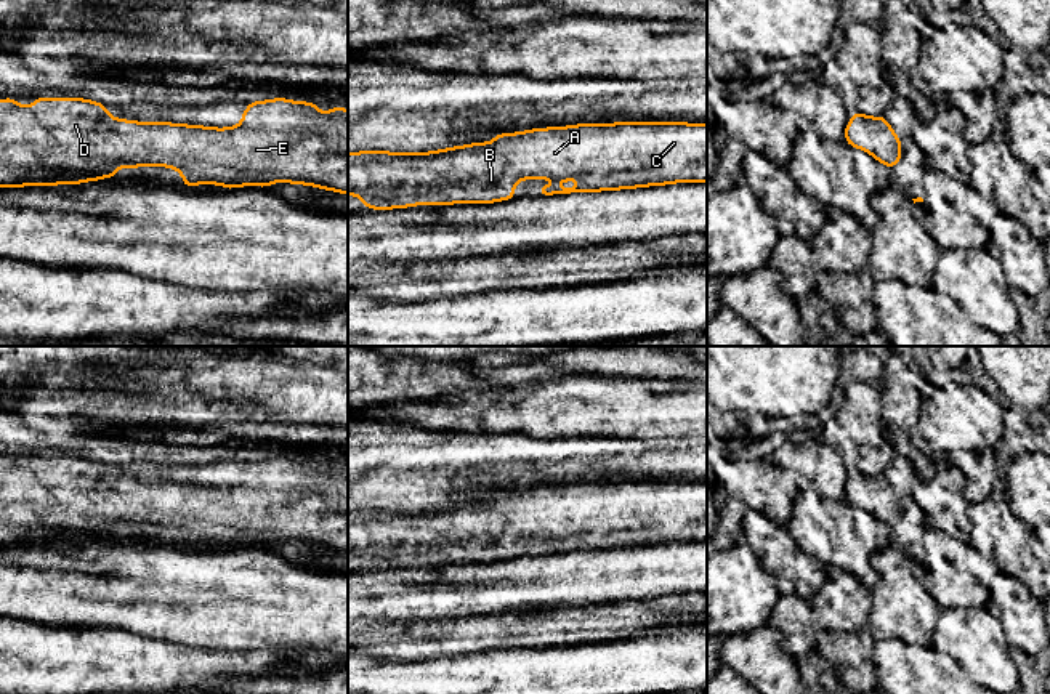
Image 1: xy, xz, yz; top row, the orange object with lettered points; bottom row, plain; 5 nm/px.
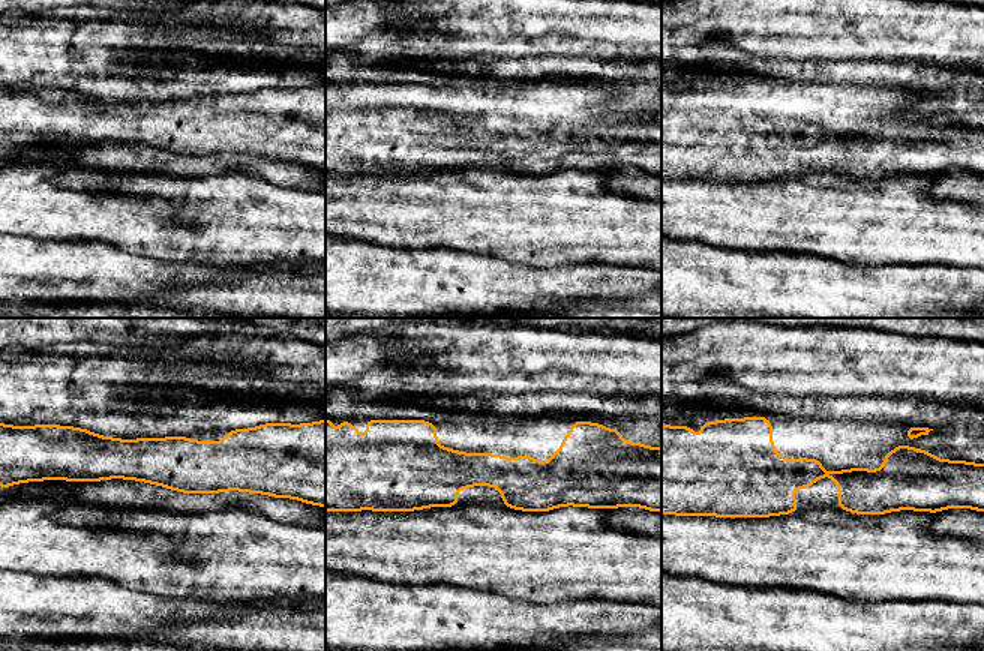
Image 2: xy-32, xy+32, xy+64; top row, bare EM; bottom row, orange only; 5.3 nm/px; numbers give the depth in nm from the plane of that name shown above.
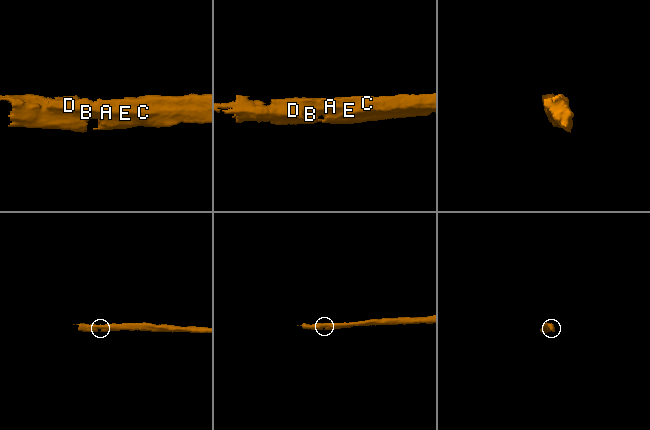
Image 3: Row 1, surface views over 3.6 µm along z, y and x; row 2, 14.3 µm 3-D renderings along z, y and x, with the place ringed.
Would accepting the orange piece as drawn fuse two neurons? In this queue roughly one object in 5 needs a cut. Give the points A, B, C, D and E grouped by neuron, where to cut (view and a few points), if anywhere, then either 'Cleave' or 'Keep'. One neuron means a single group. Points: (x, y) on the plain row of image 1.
Groups: A B C D E. No split. Keep

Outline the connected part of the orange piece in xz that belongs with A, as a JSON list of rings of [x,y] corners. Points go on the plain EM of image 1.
[[[617,481],[608,484],[580,482],[500,492],[489,503],[473,502],[434,511],[364,510],[348,513],[348,555],[361,555],[362,564],[375,569],[414,564],[491,563],[515,558],[515,542],[532,537],[556,540],[580,537],[575,547],[542,545],[539,555],[596,551],[662,545],[672,542],[707,542],[707,482],[683,481]]]

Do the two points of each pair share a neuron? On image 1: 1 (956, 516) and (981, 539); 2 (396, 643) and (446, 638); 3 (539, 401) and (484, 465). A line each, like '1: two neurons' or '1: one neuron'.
1: two neurons
2: one neuron
3: two neurons

